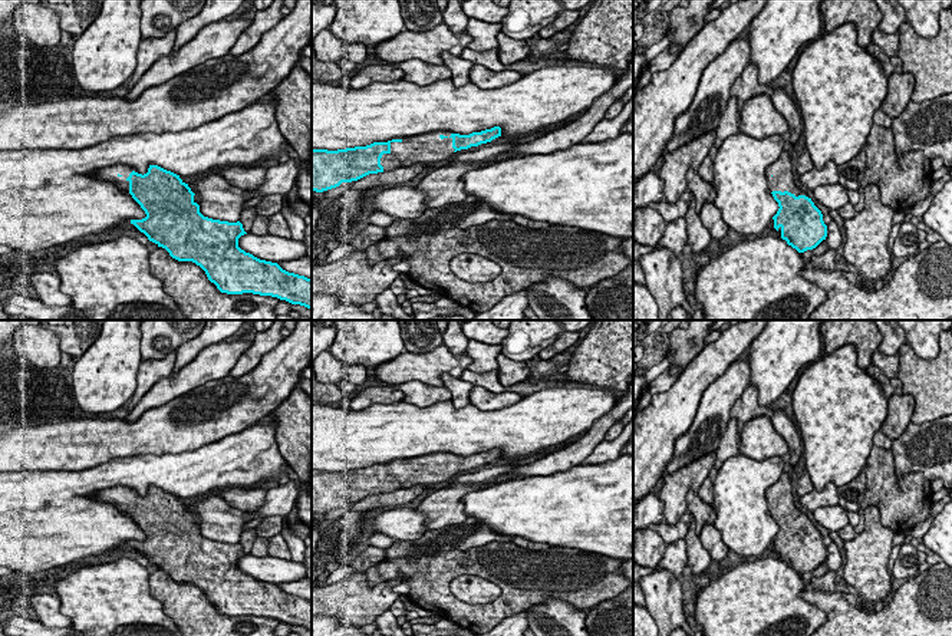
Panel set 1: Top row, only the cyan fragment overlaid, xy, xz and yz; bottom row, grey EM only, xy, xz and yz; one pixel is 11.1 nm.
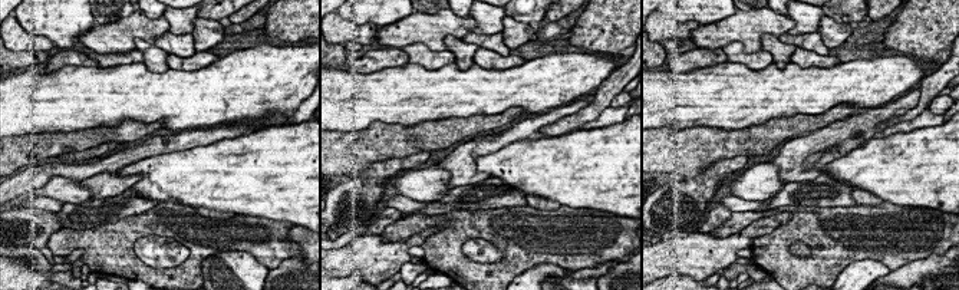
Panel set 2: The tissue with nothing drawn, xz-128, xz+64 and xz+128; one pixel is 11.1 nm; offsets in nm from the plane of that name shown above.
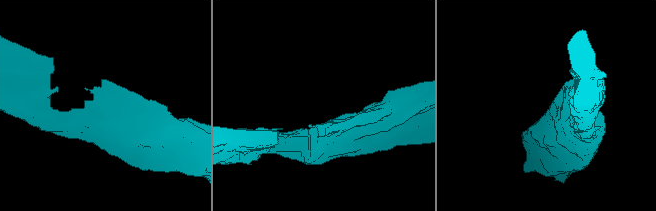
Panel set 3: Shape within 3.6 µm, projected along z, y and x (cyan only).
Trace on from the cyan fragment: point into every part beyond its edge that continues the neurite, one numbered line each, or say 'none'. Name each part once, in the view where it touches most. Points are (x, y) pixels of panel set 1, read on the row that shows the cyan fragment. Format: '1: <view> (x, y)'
1: xz (425, 148)

